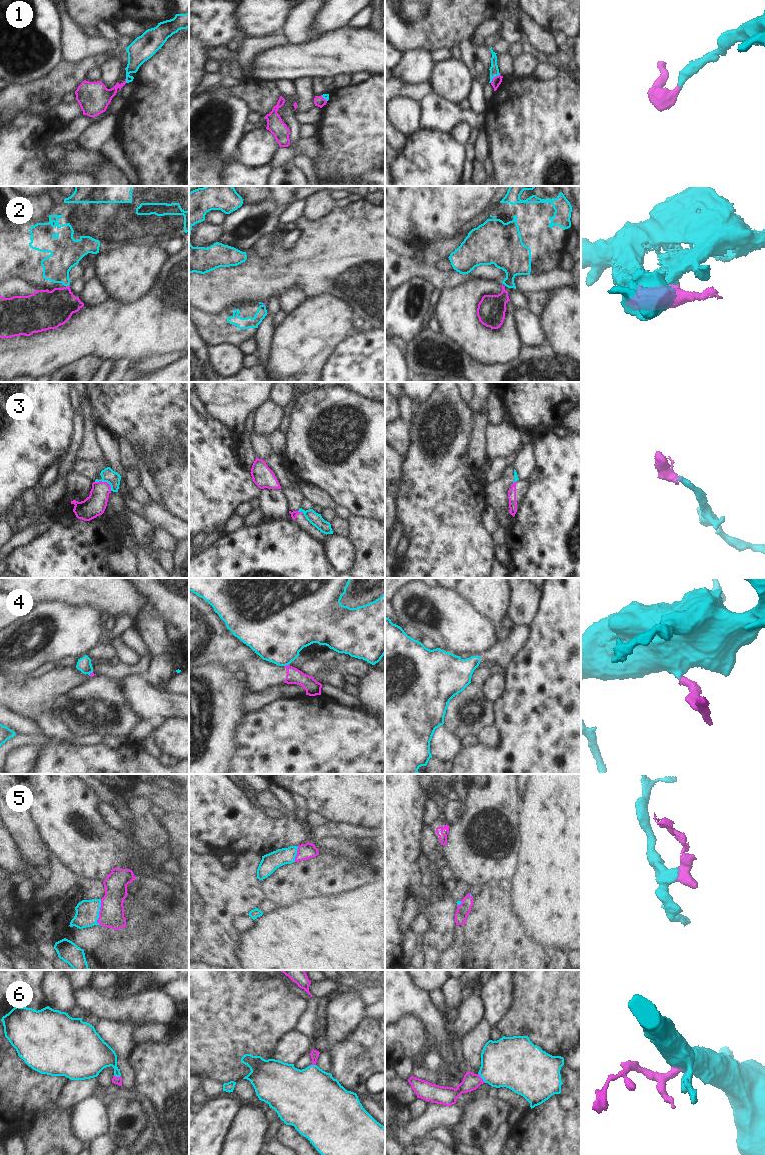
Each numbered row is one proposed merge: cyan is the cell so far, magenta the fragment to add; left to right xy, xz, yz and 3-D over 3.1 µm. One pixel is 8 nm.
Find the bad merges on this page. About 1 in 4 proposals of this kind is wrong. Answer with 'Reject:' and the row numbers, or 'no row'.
Reject: 2, 3, 4

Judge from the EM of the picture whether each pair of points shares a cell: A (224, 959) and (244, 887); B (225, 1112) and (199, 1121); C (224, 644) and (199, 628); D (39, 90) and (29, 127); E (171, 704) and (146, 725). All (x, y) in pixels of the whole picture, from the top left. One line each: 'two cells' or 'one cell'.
A: one cell
B: one cell
C: one cell
D: two cells
E: two cells

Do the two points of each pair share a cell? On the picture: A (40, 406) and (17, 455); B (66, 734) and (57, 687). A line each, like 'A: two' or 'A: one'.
A: one
B: one

